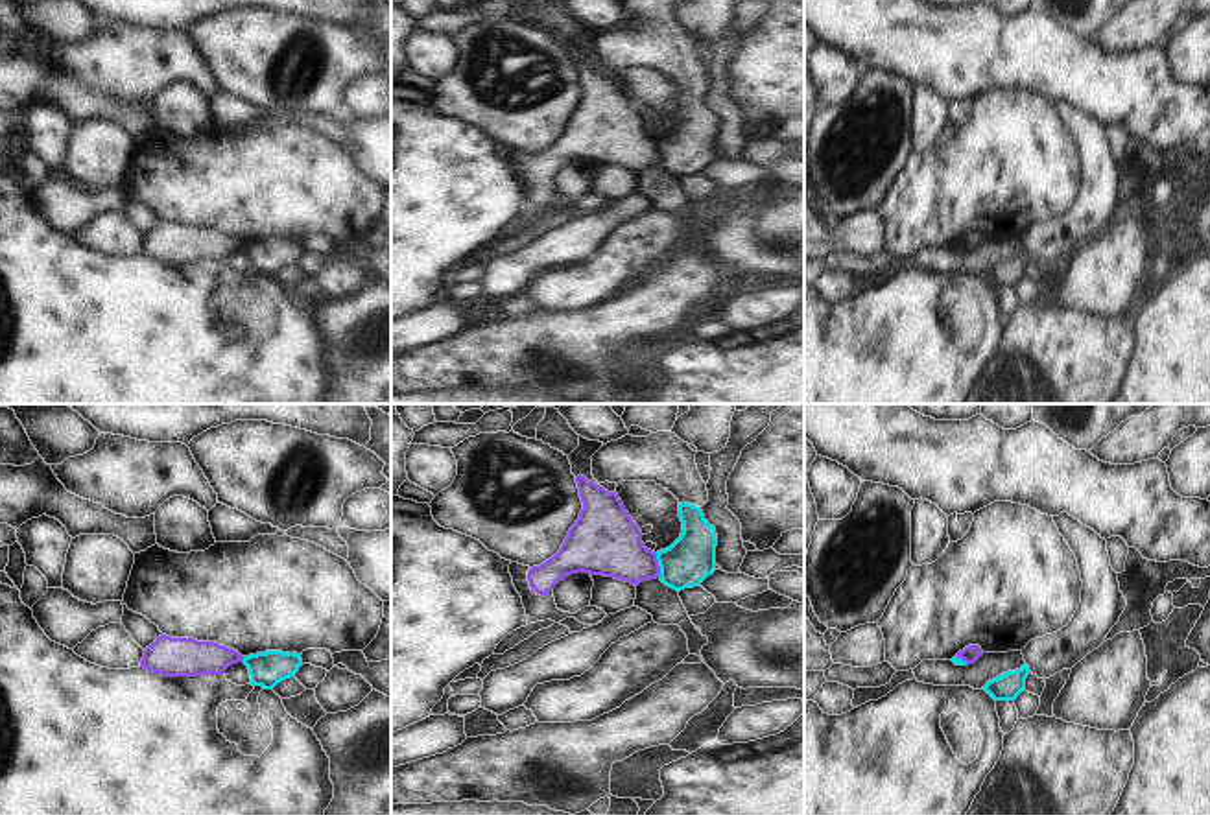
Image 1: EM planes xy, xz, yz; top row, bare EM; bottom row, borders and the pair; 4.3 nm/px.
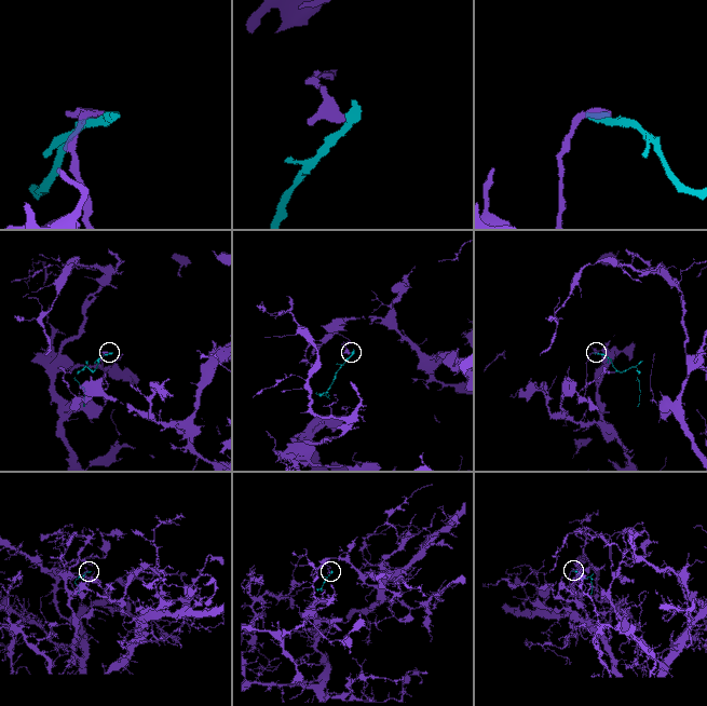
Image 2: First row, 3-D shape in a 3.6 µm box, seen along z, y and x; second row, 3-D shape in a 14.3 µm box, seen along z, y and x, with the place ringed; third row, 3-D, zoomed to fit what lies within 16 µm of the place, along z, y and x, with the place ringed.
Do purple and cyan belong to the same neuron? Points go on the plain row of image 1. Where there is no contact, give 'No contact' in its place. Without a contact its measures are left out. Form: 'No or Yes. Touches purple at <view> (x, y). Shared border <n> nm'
No. Touches purple at xz (657, 152). Shared border 110 nm

